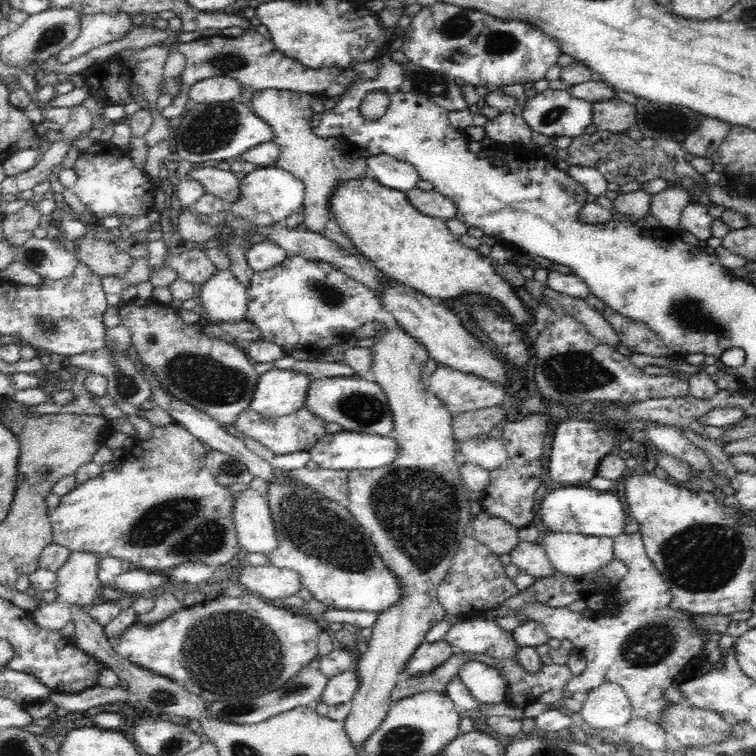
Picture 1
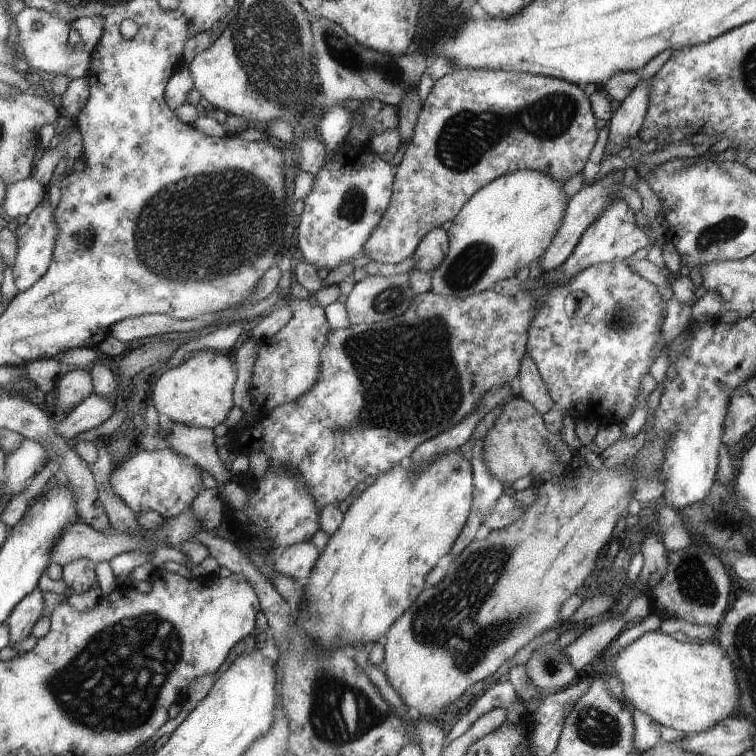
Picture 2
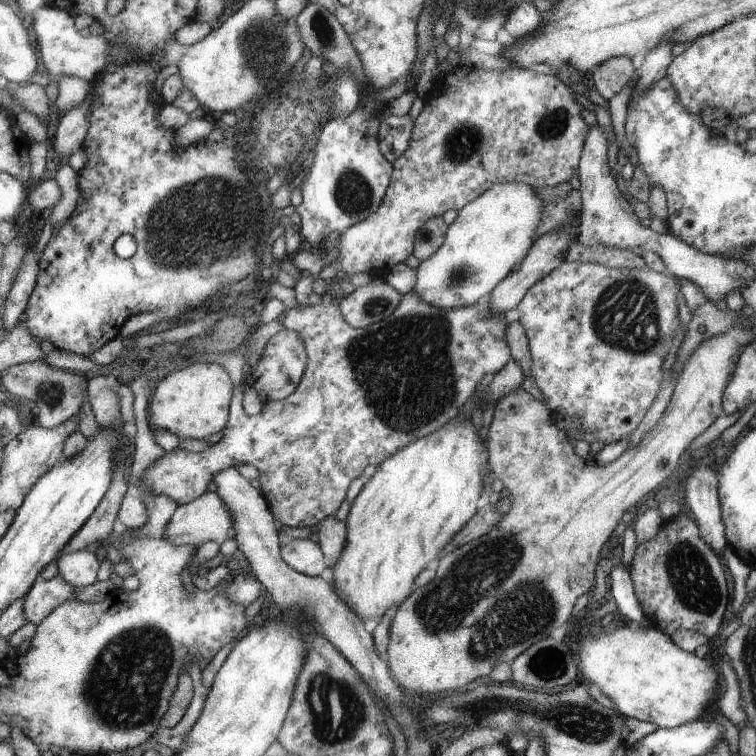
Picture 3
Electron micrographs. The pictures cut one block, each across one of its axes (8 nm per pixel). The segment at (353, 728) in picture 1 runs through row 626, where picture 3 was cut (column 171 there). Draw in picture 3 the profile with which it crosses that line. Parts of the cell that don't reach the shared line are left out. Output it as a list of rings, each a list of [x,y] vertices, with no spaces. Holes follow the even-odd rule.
[[[220,364],[186,365],[180,370],[168,373],[155,386],[152,400],[147,406],[148,419],[157,429],[169,430],[178,438],[204,439],[226,428],[228,406],[232,398],[232,382],[228,372]]]

